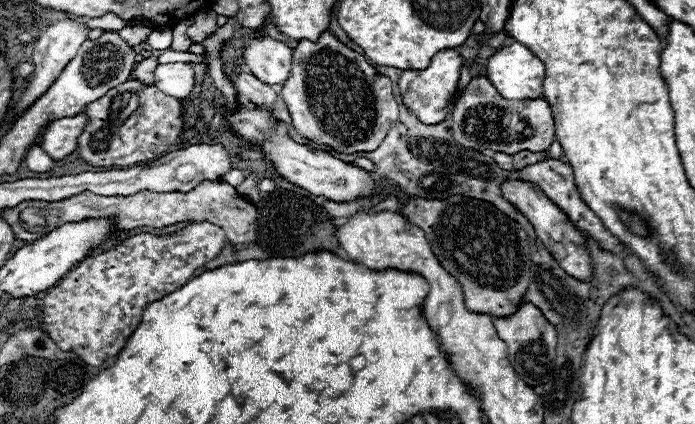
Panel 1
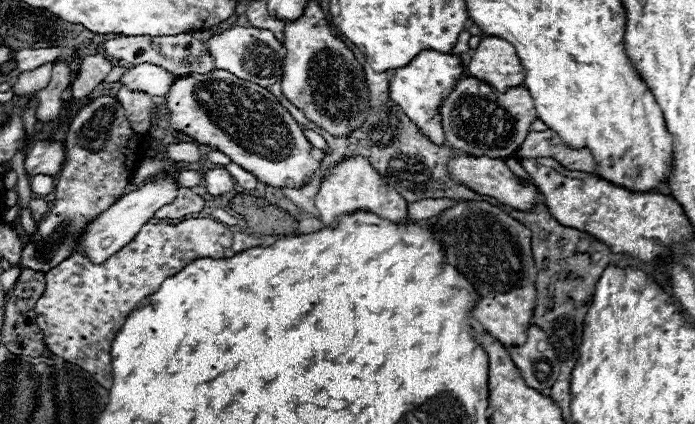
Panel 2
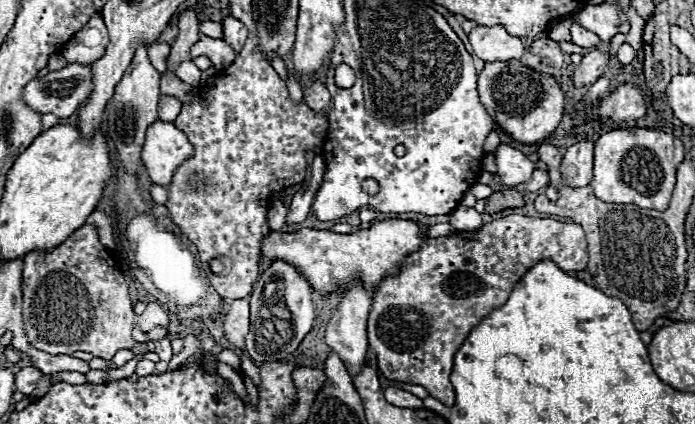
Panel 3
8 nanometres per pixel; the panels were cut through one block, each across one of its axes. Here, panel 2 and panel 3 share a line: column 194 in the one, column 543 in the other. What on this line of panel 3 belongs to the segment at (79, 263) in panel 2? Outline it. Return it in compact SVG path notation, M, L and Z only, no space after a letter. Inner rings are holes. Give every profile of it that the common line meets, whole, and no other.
M510 214L510 216L504 216L500 220L494 220L490 224L484 224L480 230L476 232L456 232L452 234L450 238L426 238L422 248L418 252L412 252L406 256L402 268L400 268L400 274L396 276L390 276L386 280L382 280L382 284L378 286L378 292L374 294L372 298L372 310L370 310L370 318L368 318L368 342L374 350L374 354L378 356L378 370L388 378L388 380L396 380L396 382L404 382L404 384L418 384L418 386L424 386L428 390L428 394L440 402L444 402L446 406L452 406L454 404L454 388L450 384L450 374L452 374L452 366L454 366L454 354L460 350L460 346L464 344L466 336L470 334L470 330L482 320L486 318L494 308L500 308L508 296L510 296L510 290L514 288L514 284L534 266L538 264L540 260L554 260L564 272L572 274L572 272L578 272L578 270L584 270L586 264L588 264L588 254L586 254L586 234L582 230L580 224L566 224L566 222L558 222L558 220L552 220L552 218L530 218L530 216L520 216L520 214Z

